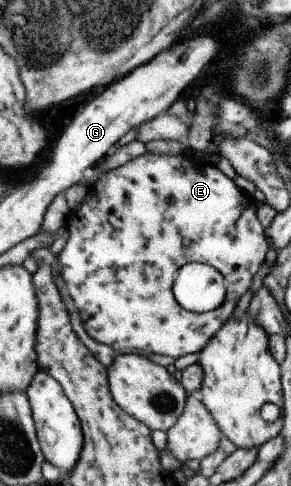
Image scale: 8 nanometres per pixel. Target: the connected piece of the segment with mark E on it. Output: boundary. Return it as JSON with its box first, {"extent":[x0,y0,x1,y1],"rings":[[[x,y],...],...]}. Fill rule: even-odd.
{"extent":[57,152,269,358],"rings":[[[146,152],[143,156],[130,160],[127,164],[116,169],[111,169],[101,174],[99,178],[89,187],[87,196],[83,200],[78,210],[70,211],[68,215],[67,228],[69,230],[68,241],[57,256],[61,263],[61,275],[69,290],[69,294],[75,306],[79,310],[84,330],[93,340],[107,344],[113,350],[143,350],[144,353],[163,354],[173,358],[181,358],[193,352],[202,351],[210,340],[218,334],[221,327],[230,320],[231,314],[235,312],[241,296],[246,295],[251,288],[251,282],[255,280],[253,276],[261,270],[267,254],[269,254],[269,243],[266,239],[266,230],[261,226],[257,218],[257,202],[248,192],[243,191],[235,184],[234,180],[227,178],[217,165],[209,162],[201,162],[189,156],[181,155],[158,155]],[[187,263],[205,263],[213,265],[224,274],[227,283],[227,296],[225,302],[214,311],[206,313],[194,313],[183,308],[174,295],[174,284],[178,277],[178,272]]]}

